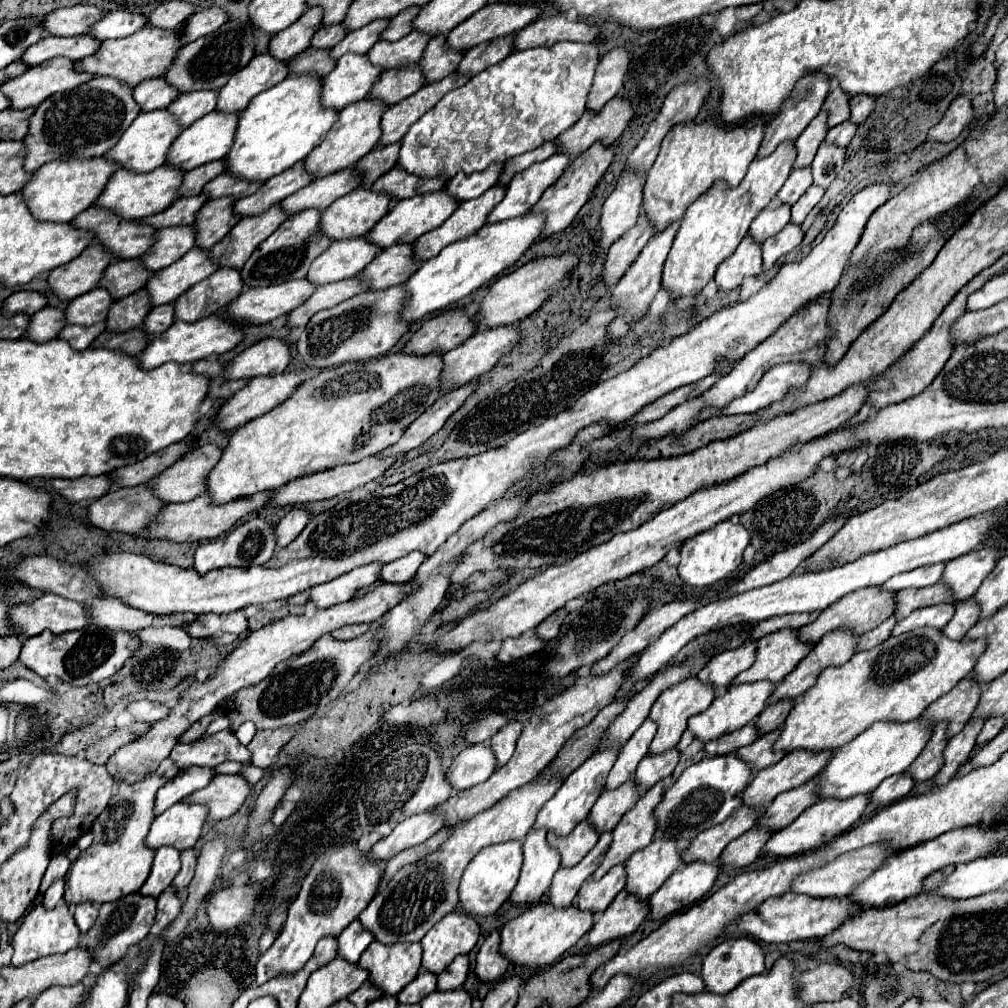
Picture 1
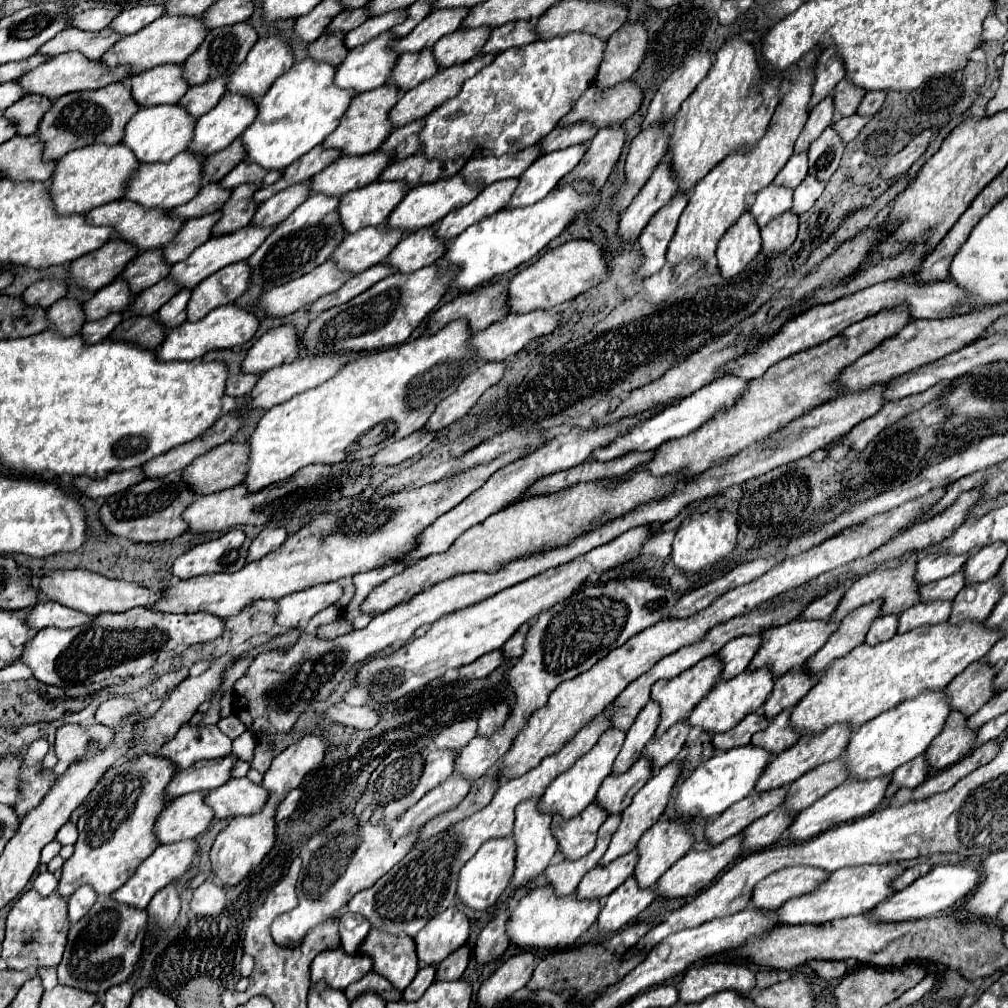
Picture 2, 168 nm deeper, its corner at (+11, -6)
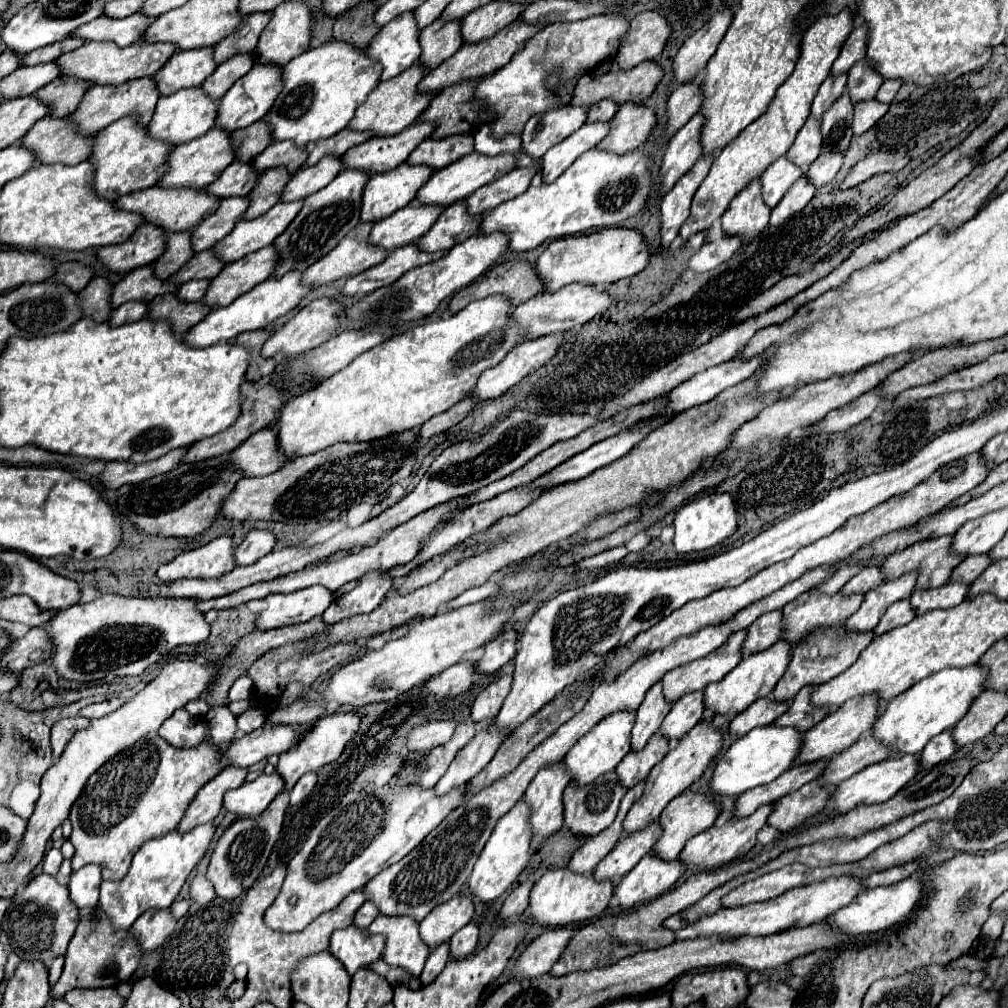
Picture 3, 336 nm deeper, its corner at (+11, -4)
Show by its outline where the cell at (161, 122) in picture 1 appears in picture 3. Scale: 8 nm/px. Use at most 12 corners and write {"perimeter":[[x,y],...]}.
{"perimeter":[[200,86],[158,100],[148,134],[178,146],[214,126]]}

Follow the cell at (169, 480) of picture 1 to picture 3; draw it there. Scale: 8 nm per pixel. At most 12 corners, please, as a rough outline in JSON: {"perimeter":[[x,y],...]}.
{"perimeter":[[264,428],[232,454],[246,476],[266,476],[284,466],[278,434]]}

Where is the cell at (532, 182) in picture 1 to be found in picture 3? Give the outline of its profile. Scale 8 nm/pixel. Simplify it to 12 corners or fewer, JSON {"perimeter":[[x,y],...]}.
{"perimeter":[[586,122],[542,156],[542,180],[554,182],[610,132]]}

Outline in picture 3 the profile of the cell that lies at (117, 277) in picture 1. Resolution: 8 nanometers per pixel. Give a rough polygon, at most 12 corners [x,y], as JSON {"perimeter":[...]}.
{"perimeter":[[190,232],[168,234],[164,256],[154,262],[160,280],[178,272],[192,256]]}

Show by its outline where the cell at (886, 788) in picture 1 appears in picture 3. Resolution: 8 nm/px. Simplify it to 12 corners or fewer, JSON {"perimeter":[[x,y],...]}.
{"perimeter":[[952,730],[940,732],[920,754],[924,768],[956,752]]}

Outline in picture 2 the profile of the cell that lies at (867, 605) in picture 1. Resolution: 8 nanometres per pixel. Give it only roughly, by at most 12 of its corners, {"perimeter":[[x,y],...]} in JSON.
{"perimeter":[[914,558],[858,578],[830,616],[882,600],[880,616],[918,602]]}

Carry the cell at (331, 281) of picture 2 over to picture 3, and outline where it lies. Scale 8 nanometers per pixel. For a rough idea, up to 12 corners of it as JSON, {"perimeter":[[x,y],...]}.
{"perimeter":[[376,222],[354,232],[304,272],[306,284],[354,276],[388,252],[368,244]]}

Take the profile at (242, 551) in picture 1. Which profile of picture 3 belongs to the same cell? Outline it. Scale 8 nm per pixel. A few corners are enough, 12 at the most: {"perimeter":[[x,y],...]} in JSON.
{"perimeter":[[232,538],[178,554],[156,572],[162,584],[218,578],[234,568]]}

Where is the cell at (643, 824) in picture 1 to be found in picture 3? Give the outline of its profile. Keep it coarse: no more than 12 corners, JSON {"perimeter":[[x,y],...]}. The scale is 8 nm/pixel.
{"perimeter":[[700,720],[652,768],[624,832],[658,820],[722,750]]}

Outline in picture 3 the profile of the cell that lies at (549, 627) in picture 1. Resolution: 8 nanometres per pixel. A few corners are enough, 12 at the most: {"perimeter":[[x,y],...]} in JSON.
{"perimeter":[[516,632],[484,646],[478,674],[494,674],[516,656]]}

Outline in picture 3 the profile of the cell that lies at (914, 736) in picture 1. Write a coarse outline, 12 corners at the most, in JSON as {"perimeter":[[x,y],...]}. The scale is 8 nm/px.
{"perimeter":[[984,666],[946,668],[890,700],[874,736],[918,754],[984,692]]}

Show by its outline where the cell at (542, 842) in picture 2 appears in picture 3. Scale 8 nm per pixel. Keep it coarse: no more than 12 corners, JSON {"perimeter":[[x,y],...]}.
{"perimeter":[[564,762],[542,768],[524,800],[534,840],[562,828]]}

